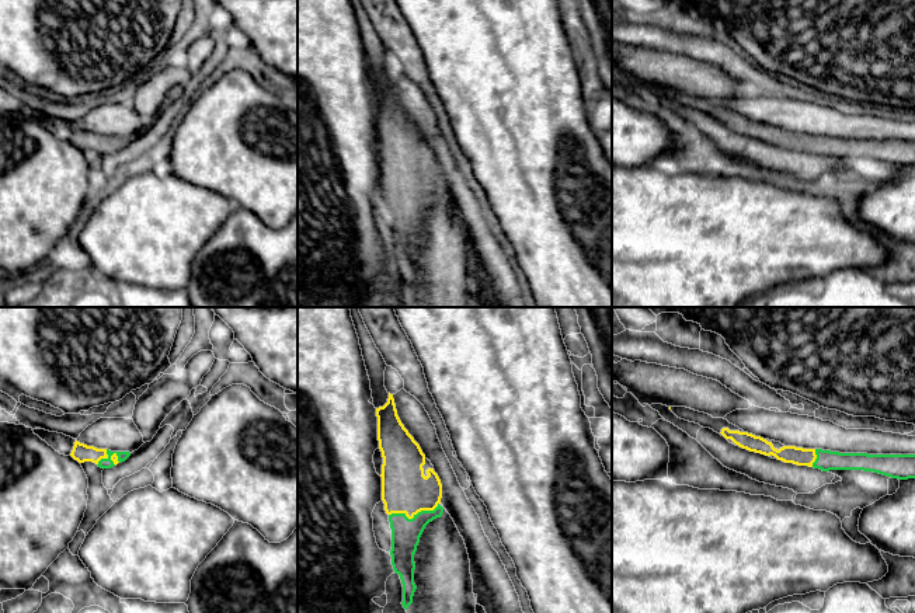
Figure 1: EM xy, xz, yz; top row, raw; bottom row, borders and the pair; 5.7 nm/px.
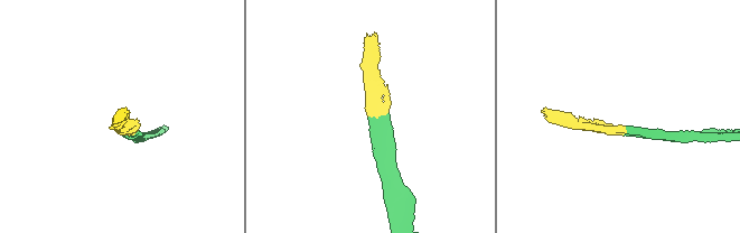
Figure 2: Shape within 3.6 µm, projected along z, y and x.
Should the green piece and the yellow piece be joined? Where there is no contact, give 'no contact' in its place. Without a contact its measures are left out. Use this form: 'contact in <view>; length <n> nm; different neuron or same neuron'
contact in xz; length 300 nm; same neuron

